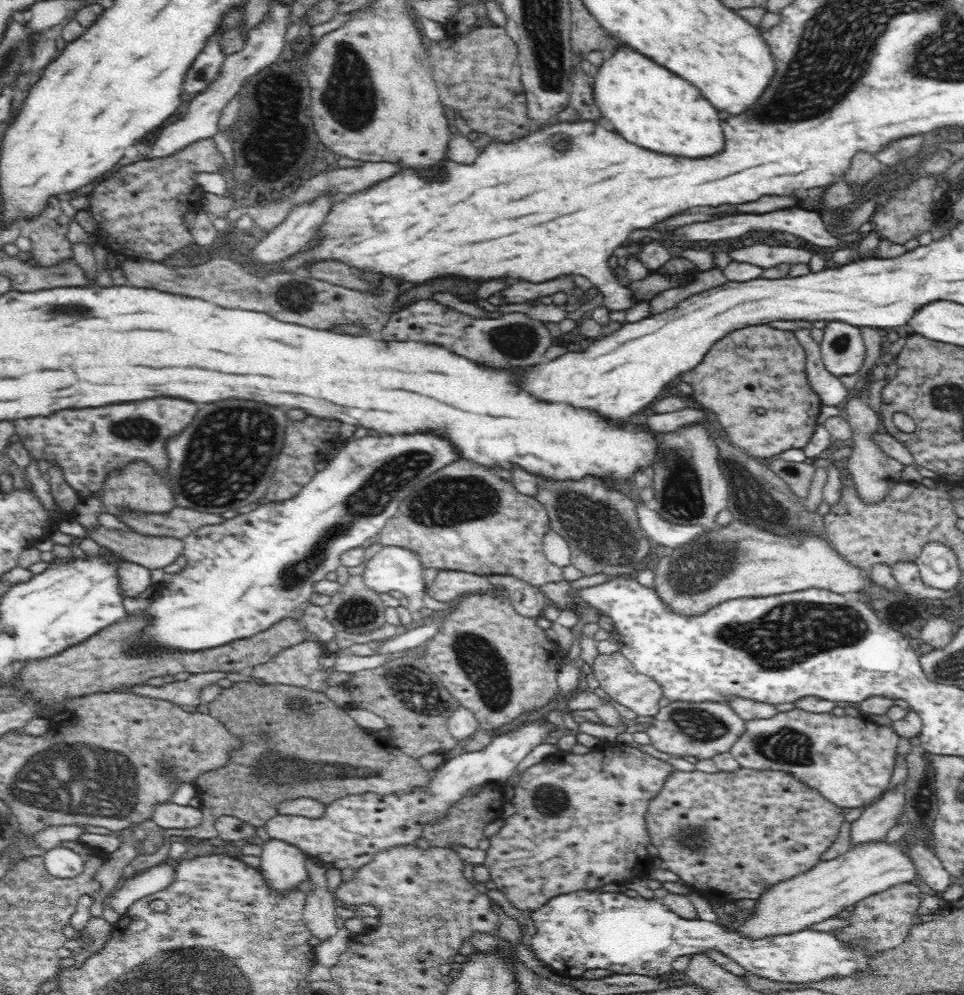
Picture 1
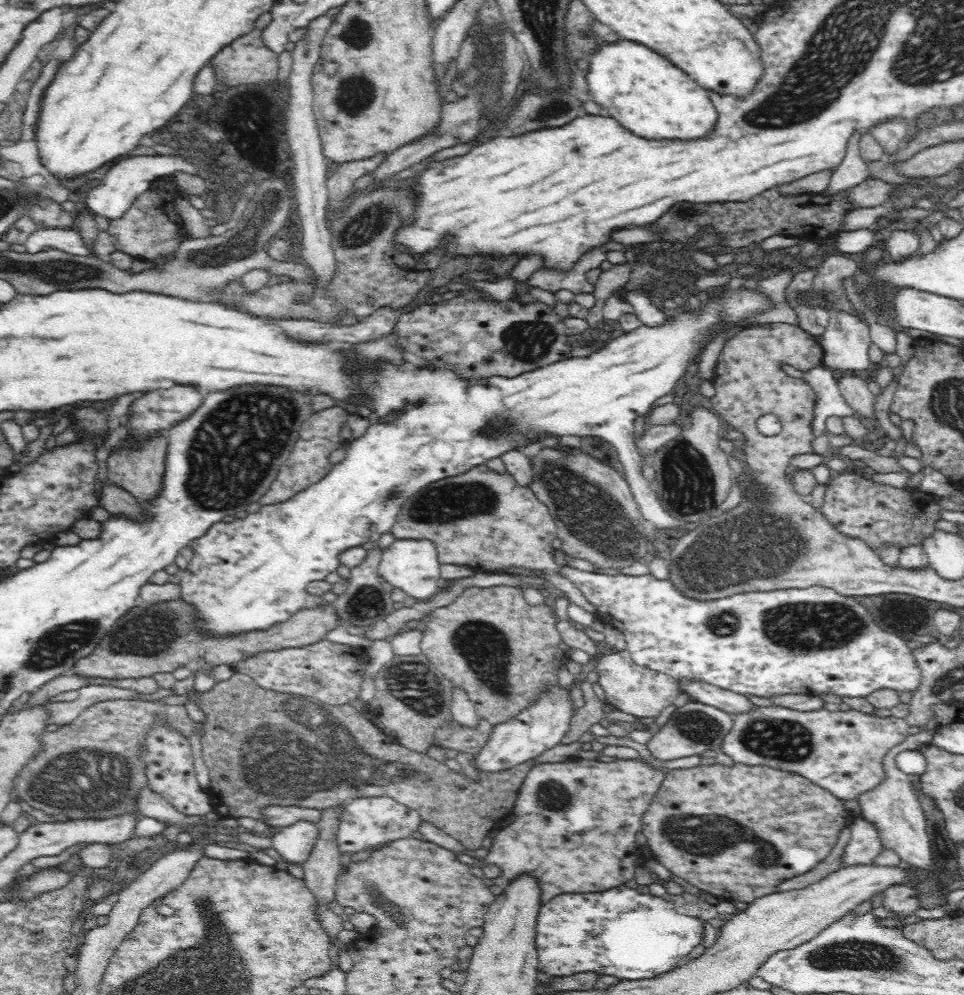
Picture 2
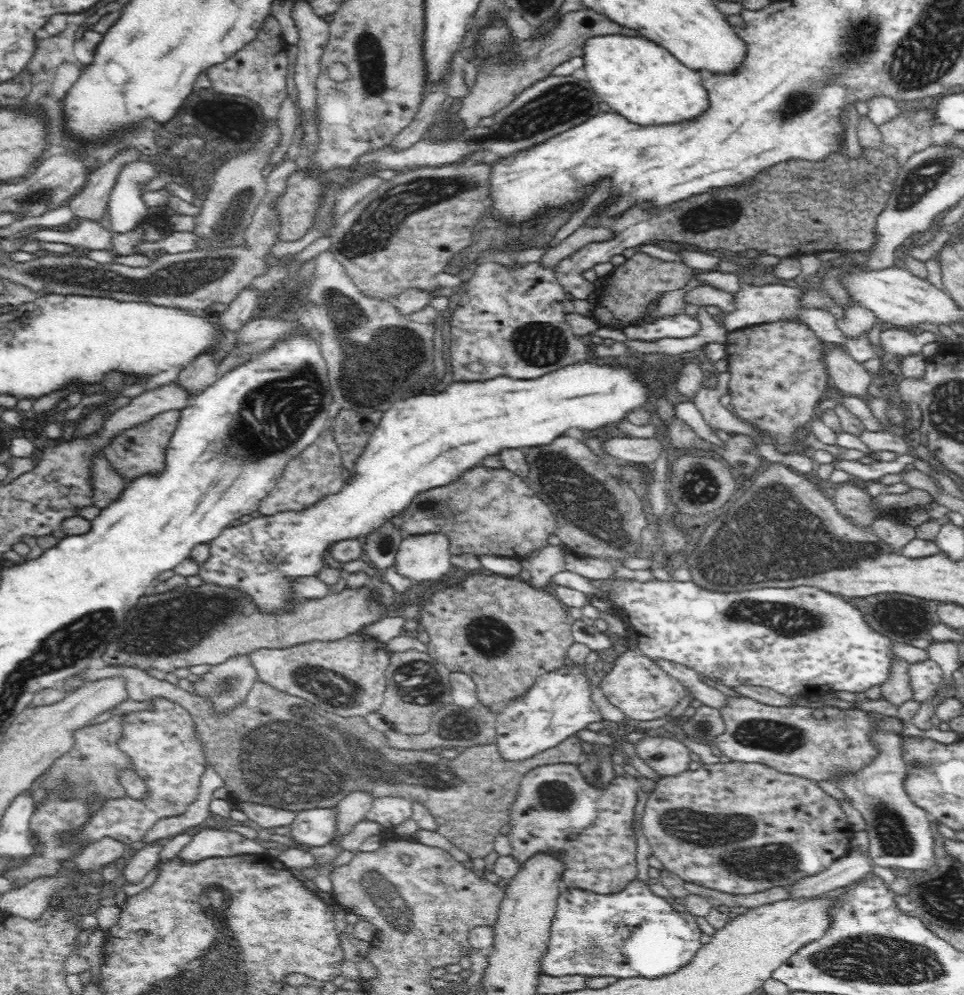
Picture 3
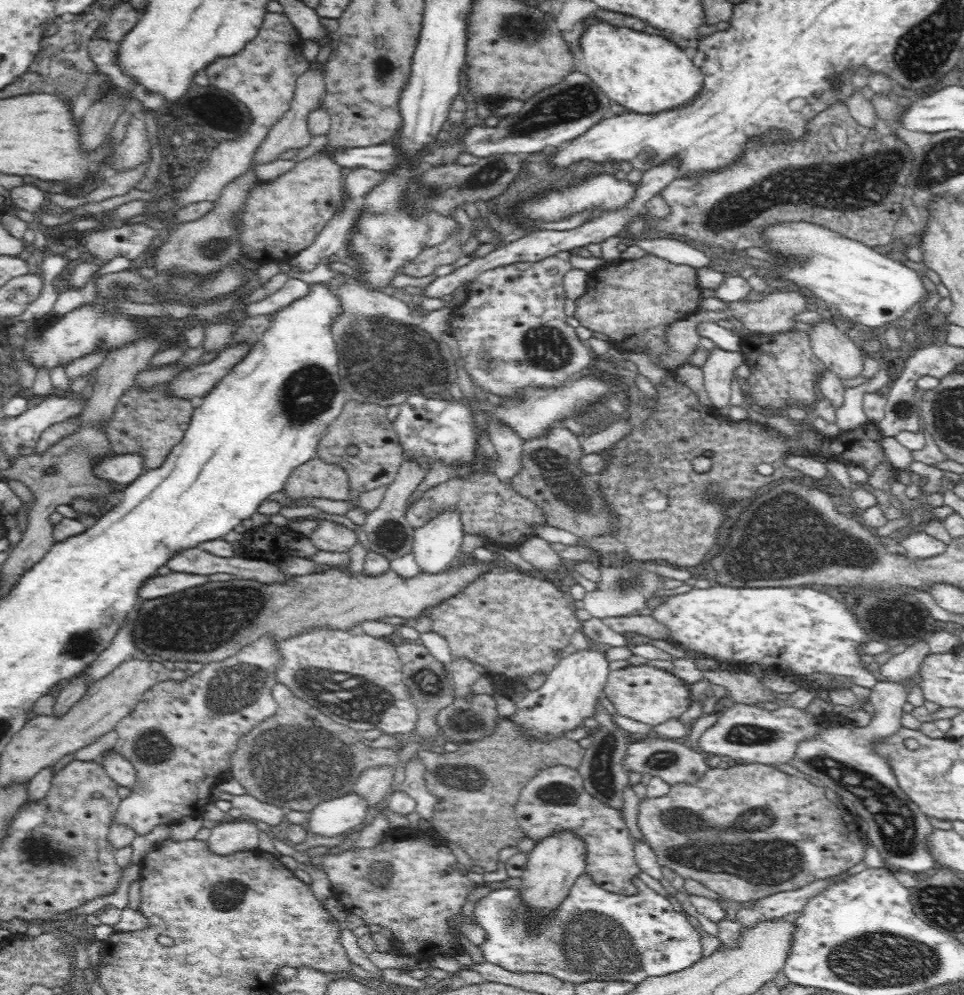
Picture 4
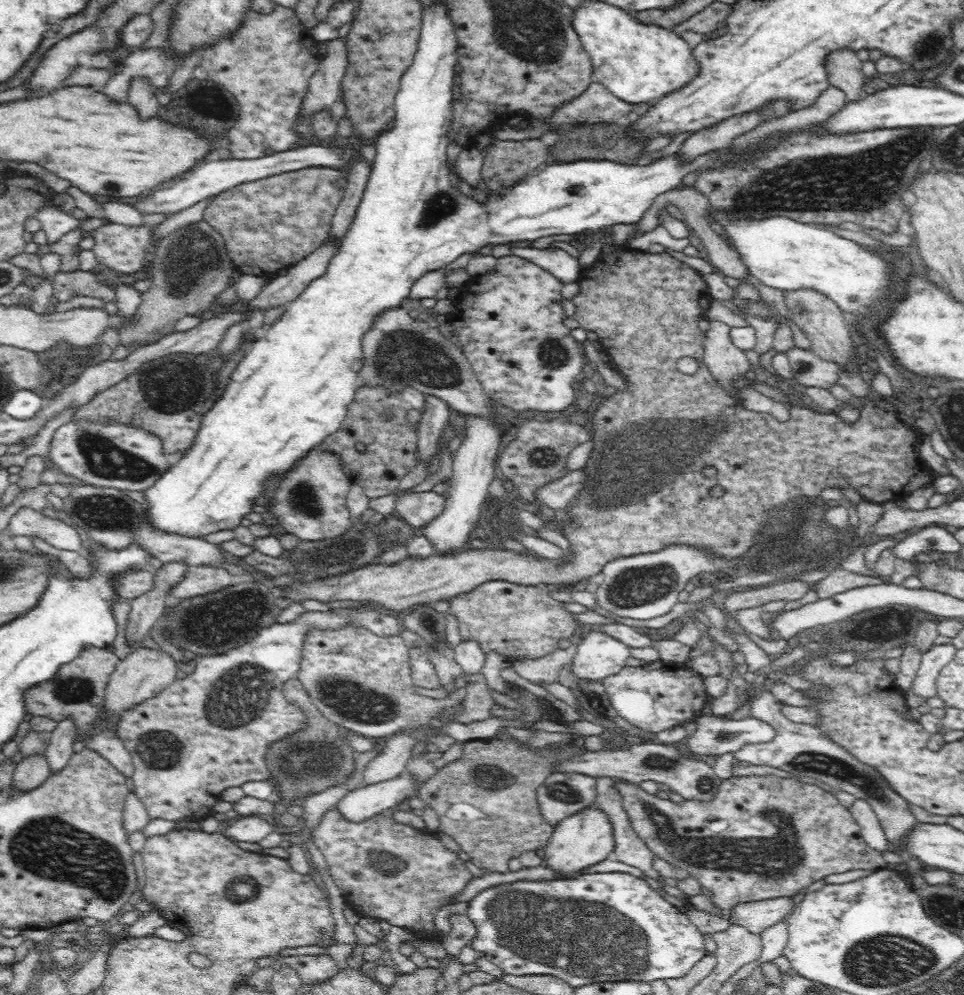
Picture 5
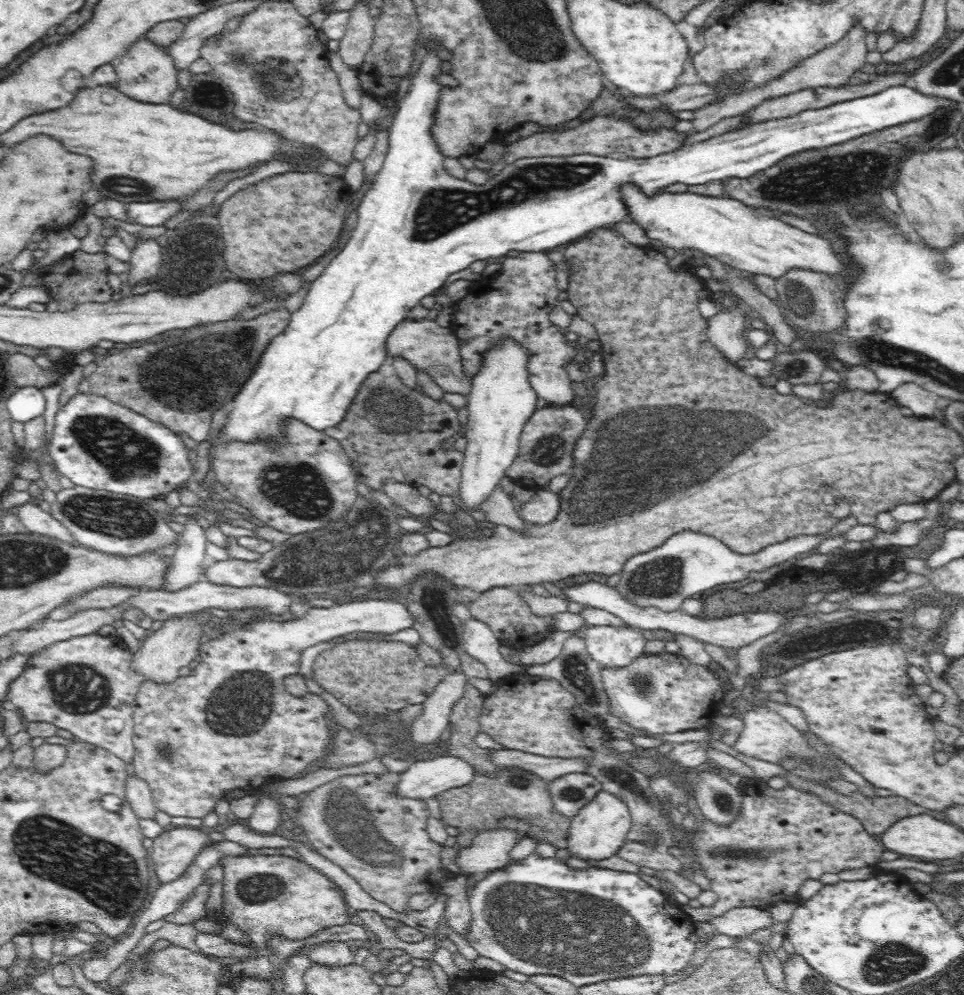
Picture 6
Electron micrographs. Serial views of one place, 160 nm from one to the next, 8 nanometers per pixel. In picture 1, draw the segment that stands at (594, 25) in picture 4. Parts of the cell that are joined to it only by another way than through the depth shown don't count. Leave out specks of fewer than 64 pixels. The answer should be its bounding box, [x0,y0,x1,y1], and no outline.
[592,44,724,158]

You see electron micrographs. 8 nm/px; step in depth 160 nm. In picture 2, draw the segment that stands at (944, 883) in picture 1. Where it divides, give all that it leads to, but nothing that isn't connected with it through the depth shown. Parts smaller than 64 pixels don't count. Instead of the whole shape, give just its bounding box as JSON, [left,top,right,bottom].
[858,730,932,868]

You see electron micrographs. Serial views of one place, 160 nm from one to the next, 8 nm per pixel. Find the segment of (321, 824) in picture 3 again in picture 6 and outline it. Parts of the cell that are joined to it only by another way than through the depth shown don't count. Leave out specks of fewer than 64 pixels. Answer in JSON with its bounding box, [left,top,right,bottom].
[397,755,475,800]

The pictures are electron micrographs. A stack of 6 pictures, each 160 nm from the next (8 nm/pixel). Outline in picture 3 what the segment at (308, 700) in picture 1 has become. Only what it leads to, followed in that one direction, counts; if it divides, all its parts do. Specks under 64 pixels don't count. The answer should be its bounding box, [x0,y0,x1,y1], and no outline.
[84,665,584,859]

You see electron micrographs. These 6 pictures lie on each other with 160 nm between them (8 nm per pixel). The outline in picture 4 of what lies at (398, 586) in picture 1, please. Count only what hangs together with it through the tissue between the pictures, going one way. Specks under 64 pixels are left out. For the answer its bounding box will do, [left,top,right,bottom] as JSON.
[413,510,463,573]

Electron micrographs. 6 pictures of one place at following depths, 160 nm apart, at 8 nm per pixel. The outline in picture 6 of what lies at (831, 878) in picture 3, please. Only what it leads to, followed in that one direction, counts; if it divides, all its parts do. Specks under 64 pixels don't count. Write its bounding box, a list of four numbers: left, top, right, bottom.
[708,907,772,937]

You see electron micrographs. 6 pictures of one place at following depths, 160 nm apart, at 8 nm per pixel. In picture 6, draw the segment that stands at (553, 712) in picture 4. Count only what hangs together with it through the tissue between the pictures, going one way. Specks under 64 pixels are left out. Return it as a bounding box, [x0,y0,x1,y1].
[578,624,648,666]

